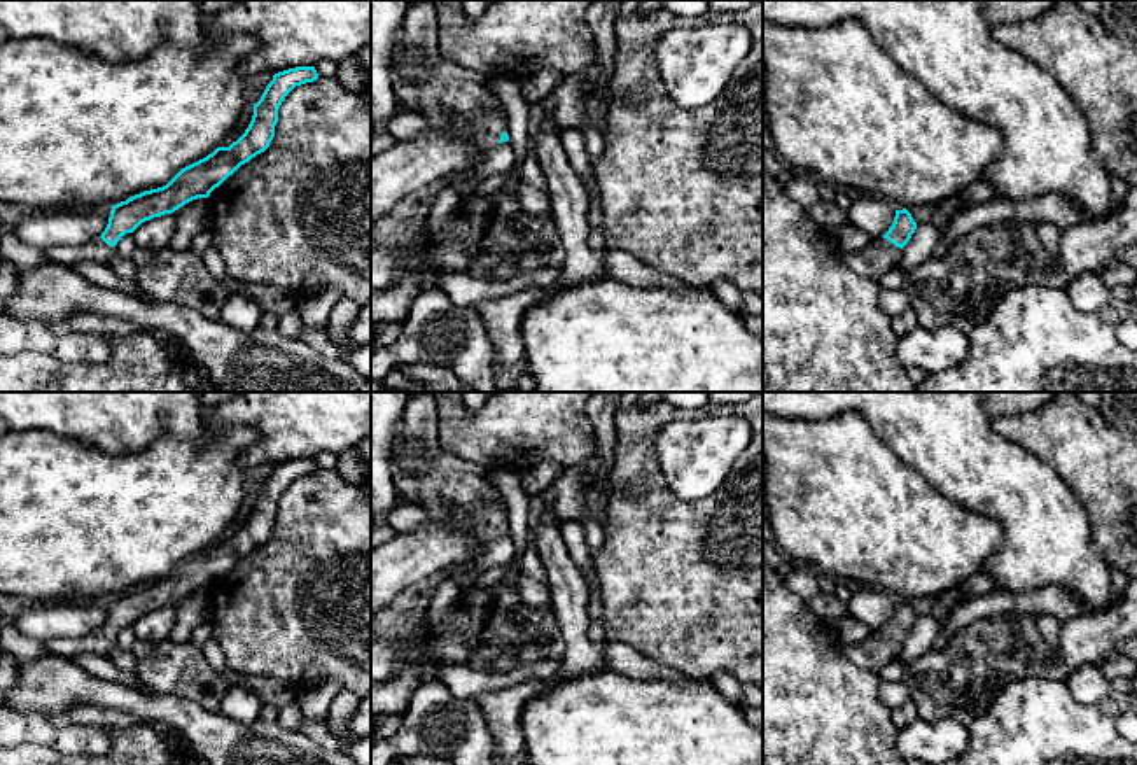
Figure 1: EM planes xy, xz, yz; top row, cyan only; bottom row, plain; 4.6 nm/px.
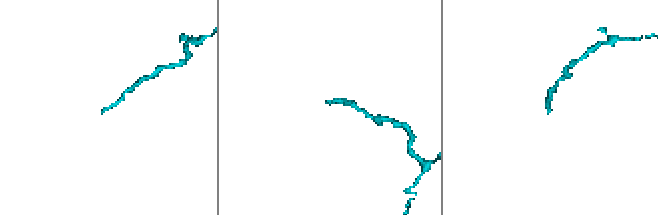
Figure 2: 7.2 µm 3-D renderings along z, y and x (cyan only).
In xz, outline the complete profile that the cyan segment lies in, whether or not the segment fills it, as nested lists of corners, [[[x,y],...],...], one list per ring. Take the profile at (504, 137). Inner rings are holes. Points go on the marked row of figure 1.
[[[432,0],[409,2],[390,56],[390,82],[399,109],[413,107],[434,123],[462,116],[485,151],[509,140],[507,114],[488,77],[441,54]]]

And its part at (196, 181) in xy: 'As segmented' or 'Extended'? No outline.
Extended

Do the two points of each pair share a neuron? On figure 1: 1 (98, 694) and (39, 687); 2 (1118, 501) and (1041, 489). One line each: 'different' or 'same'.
1: same
2: different

